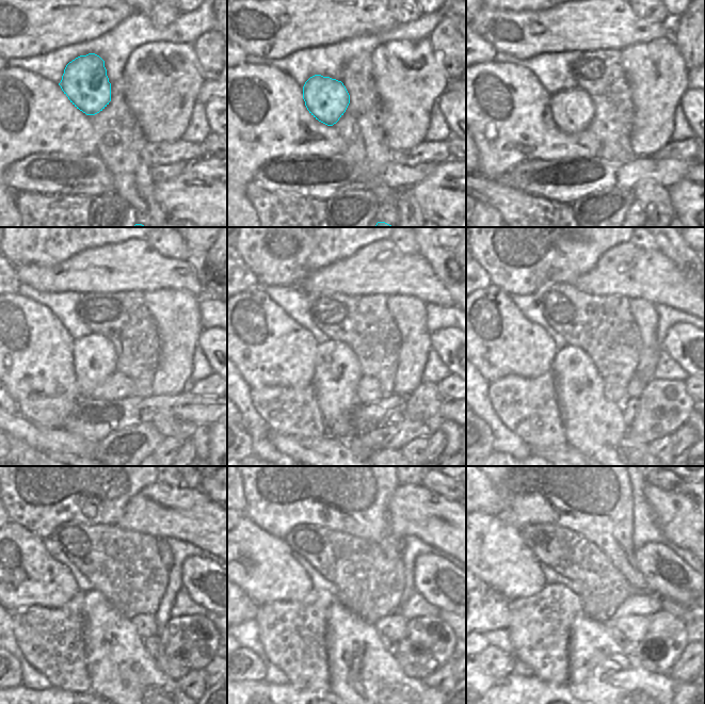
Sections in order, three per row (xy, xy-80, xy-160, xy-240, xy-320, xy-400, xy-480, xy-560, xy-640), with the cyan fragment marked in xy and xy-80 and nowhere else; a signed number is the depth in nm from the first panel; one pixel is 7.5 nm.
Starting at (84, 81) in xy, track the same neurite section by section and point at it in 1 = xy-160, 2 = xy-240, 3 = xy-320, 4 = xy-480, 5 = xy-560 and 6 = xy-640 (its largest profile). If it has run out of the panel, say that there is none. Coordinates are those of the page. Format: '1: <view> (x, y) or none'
1: xy-160 (572, 110)
2: xy-240 (94, 357)
3: xy-320 (336, 370)
4: xy-480 (122, 671)
5: xy-560 (361, 672)
6: xy-640 (601, 673)

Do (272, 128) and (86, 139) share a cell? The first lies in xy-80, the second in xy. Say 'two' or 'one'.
one

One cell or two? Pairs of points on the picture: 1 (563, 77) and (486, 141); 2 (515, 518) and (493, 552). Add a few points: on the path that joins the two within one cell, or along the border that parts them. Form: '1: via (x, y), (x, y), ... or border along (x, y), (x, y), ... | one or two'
1: border along (531, 70), (541, 85), (550, 95) | two
2: border along (496, 516), (517, 529) | two

